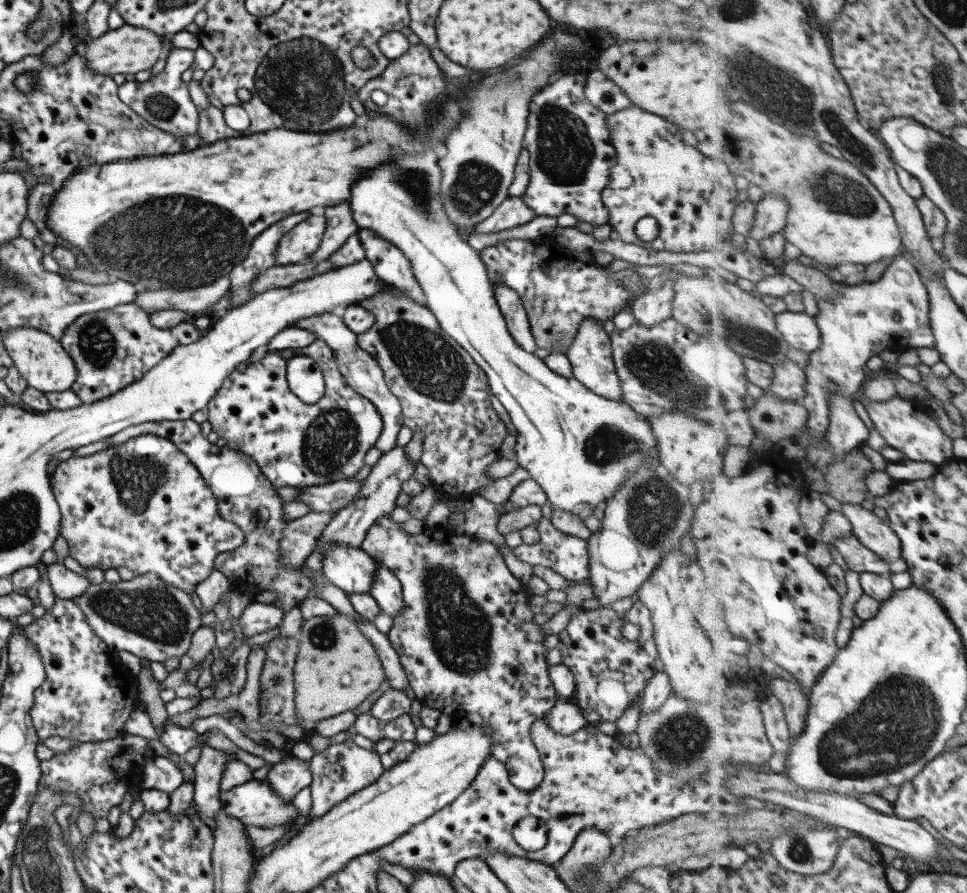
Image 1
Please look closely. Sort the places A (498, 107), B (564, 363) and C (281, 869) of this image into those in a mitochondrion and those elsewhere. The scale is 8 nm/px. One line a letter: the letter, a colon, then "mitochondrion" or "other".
A: other
B: other
C: other

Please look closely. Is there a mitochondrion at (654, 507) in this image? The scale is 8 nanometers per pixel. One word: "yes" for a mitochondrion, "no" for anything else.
yes

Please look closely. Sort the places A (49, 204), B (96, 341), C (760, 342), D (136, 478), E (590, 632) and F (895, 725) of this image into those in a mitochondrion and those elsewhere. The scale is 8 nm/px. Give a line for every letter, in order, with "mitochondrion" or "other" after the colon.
A: other
B: mitochondrion
C: mitochondrion
D: mitochondrion
E: other
F: mitochondrion

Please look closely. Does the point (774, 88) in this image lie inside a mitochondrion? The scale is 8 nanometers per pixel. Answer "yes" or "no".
yes

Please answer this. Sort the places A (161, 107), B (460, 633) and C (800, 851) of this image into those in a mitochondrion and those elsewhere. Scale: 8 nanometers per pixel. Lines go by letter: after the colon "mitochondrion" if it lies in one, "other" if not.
A: mitochondrion
B: mitochondrion
C: mitochondrion

